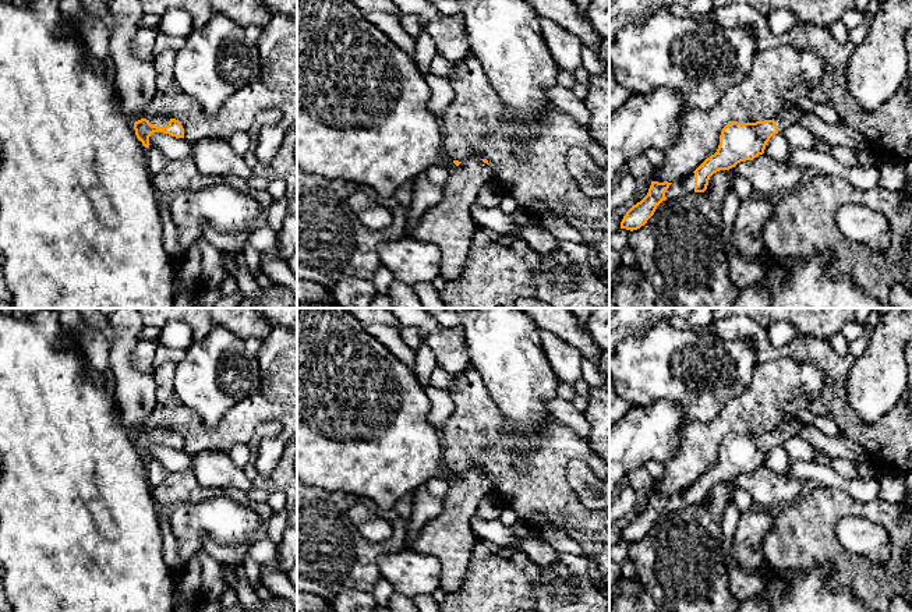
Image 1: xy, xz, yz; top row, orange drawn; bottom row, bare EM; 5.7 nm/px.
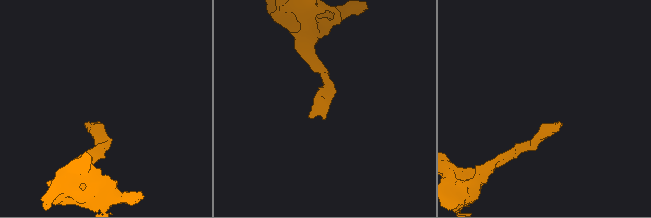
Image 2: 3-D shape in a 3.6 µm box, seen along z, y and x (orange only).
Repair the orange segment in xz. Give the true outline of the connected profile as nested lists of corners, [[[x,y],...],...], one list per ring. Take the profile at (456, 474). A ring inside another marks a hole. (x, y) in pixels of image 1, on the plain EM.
[[[467,470],[462,474],[453,473],[457,478],[445,496],[442,512],[428,520],[418,537],[409,546],[423,555],[436,558],[442,566],[441,587],[448,592],[456,592],[466,581],[470,572],[471,551],[477,535],[471,528],[471,519],[481,499],[489,495],[491,478],[487,471]]]

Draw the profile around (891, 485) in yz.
[[[890,471],[879,480],[880,500],[887,503],[899,503],[905,495],[906,475],[899,471]]]

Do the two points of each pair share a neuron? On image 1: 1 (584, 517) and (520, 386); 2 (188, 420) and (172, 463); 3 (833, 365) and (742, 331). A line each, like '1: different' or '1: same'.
1: different
2: different
3: same

